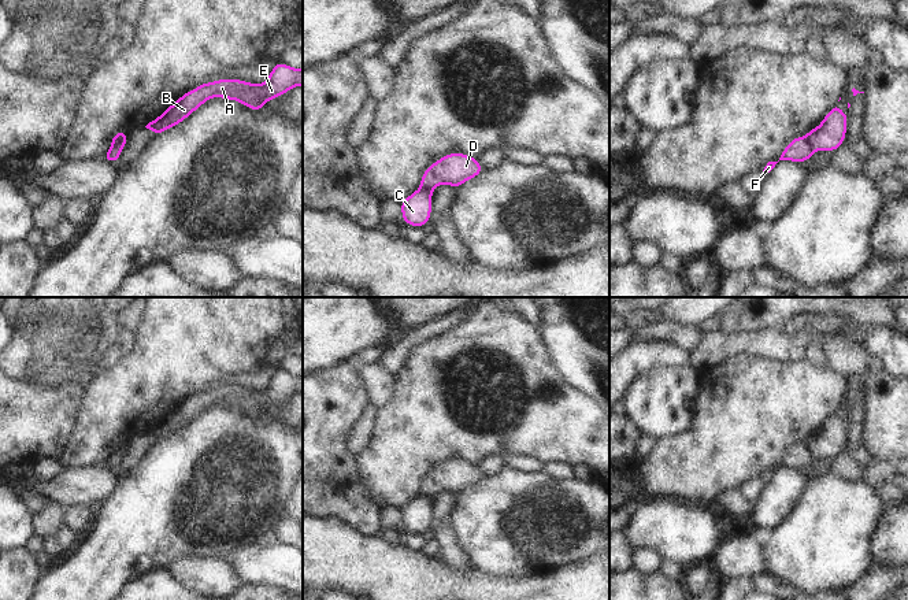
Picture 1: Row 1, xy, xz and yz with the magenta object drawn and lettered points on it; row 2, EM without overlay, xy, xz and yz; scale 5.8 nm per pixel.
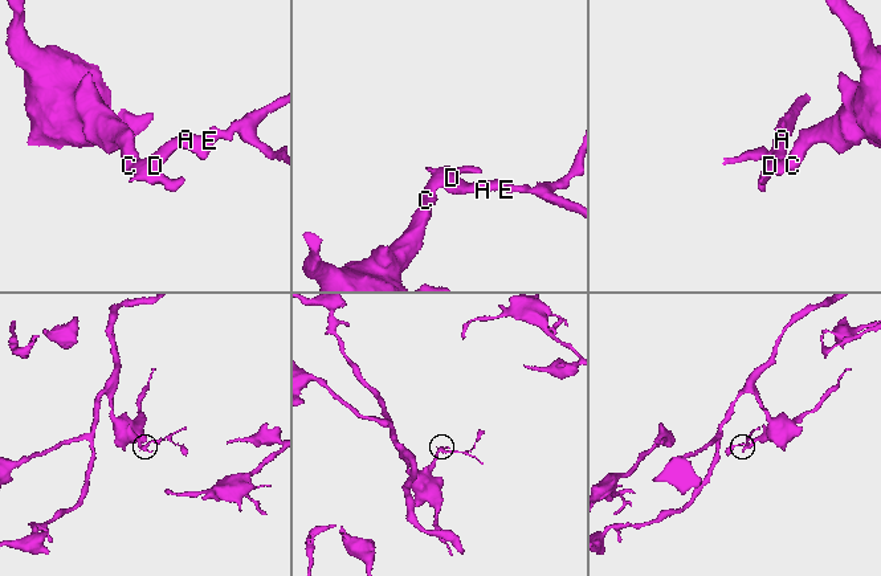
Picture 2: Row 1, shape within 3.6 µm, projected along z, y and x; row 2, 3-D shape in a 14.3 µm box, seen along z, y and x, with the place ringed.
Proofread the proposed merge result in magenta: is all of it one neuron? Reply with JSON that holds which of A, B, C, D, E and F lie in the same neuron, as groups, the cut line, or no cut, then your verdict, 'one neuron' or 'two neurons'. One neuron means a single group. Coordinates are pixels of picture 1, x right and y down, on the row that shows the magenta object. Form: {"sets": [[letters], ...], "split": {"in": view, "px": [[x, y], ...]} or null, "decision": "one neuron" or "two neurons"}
{"sets": [["A", "B", "D", "E", "F"], ["C"]], "split": {"in": "xy", "px": [[126, 137], [111, 145]]}, "decision": "two neurons"}

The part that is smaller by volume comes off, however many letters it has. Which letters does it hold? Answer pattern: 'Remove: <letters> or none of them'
Remove: A, B, D, E, F.

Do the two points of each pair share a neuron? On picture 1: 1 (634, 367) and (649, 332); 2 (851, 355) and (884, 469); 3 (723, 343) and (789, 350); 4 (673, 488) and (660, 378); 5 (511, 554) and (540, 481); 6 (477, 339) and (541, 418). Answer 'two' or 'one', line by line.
1: two
2: two
3: one
4: two
5: one
6: one

